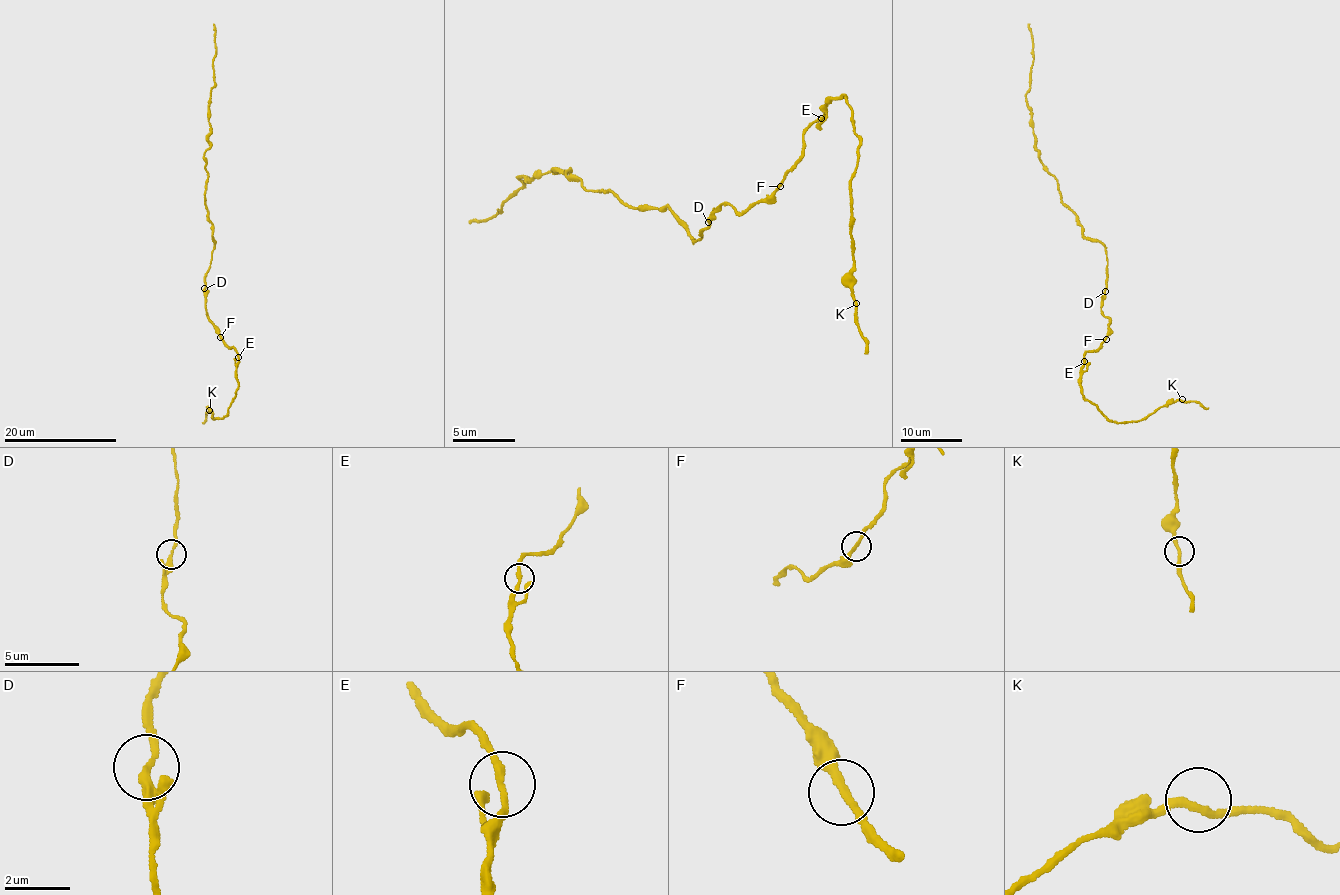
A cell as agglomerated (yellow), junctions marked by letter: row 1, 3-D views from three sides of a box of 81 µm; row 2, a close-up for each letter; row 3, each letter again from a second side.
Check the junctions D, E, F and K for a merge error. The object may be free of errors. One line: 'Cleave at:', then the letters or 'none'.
Cleave at: none

